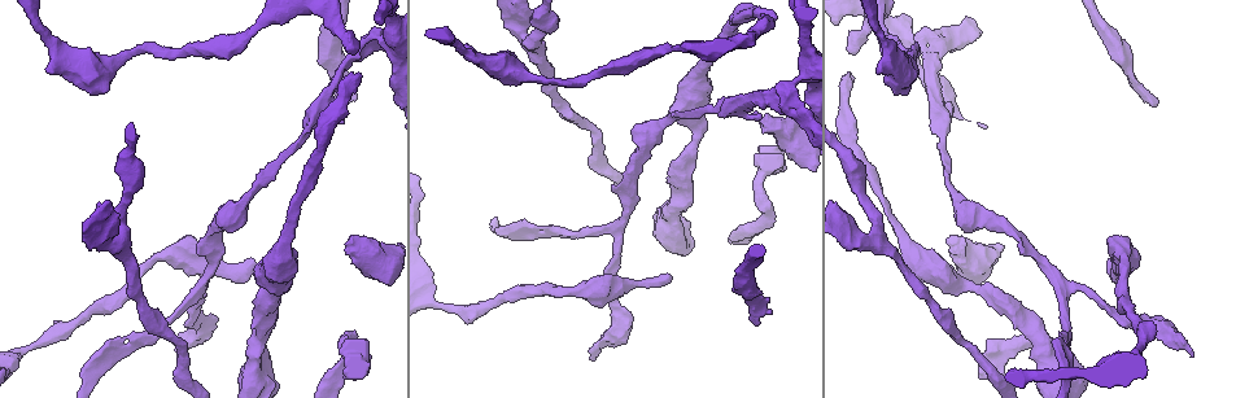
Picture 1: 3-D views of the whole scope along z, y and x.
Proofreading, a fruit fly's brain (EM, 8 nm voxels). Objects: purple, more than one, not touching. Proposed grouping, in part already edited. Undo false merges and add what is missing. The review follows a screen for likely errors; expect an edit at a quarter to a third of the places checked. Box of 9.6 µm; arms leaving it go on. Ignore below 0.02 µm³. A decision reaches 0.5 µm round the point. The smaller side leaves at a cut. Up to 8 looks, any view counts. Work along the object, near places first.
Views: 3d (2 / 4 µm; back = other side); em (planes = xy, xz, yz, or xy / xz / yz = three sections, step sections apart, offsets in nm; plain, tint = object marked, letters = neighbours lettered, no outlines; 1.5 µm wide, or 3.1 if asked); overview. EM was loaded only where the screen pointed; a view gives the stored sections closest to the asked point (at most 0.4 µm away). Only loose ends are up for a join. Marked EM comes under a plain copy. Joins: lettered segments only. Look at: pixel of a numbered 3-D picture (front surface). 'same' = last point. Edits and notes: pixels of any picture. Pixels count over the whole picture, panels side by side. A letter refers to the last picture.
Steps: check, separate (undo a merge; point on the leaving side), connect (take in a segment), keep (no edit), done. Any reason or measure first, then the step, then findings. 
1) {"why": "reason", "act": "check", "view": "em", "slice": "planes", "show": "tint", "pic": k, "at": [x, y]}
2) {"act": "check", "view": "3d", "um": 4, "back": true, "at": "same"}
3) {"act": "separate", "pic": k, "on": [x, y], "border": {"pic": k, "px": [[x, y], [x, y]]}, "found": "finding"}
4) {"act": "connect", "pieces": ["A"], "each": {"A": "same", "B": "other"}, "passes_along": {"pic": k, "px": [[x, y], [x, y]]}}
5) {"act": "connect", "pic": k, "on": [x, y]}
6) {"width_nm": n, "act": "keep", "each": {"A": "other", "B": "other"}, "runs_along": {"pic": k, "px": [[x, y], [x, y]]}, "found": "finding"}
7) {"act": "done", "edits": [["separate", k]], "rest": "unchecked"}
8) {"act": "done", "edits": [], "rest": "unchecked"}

{"why": "free end", "act": "check", "view": "em", "slice": "xz", "step": 4, "show": "letters", "pic": 1, "at": [1154, 104]}

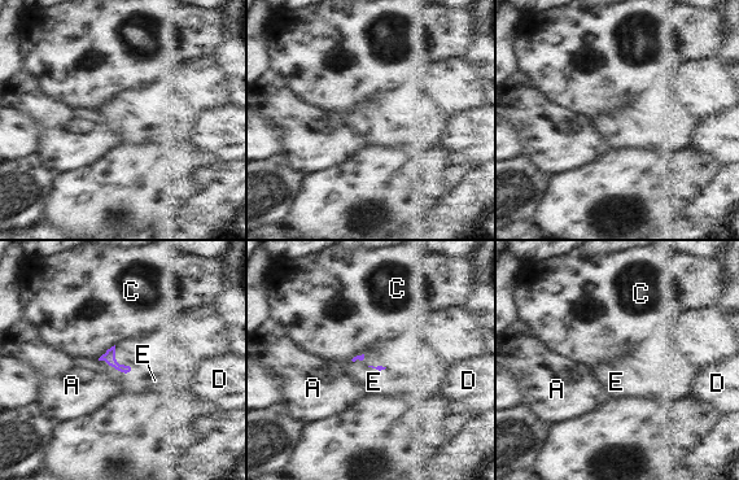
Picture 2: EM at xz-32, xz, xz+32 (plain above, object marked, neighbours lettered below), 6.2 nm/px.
{"act": "connect", "pieces": ["E"], "each": {"A": "other", "C": "other", "D": "other", "E": "same"}, "passes_along": {"pic": 2, "px": [[109, 356], [122, 372], [154, 380]]}, "found": "it goes on there"}

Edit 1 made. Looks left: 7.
{"why": "redraw", "act": "check", "view": "overview"}

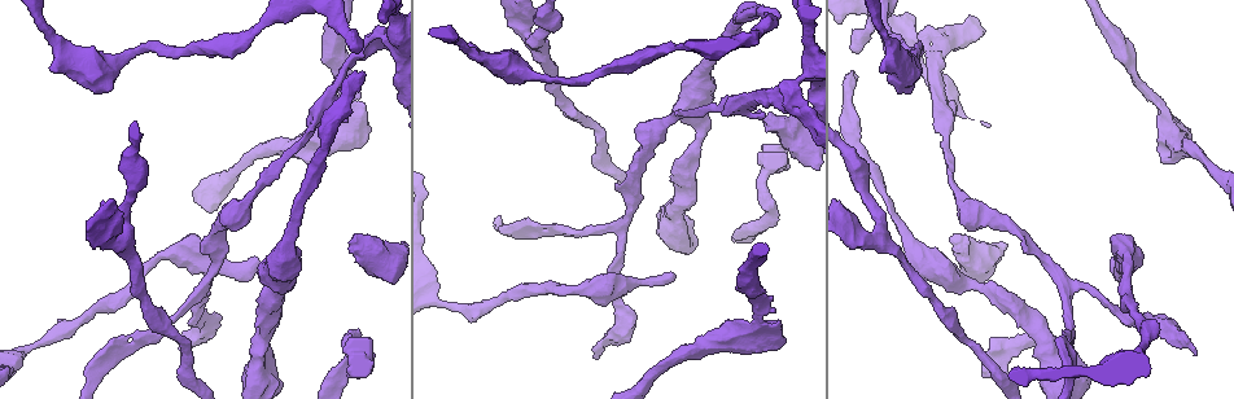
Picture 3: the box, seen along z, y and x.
{"why": "an open end", "act": "check", "view": "em", "slice": "xz", "step": 8, "show": "letters", "pic": 3, "at": [952, 240]}

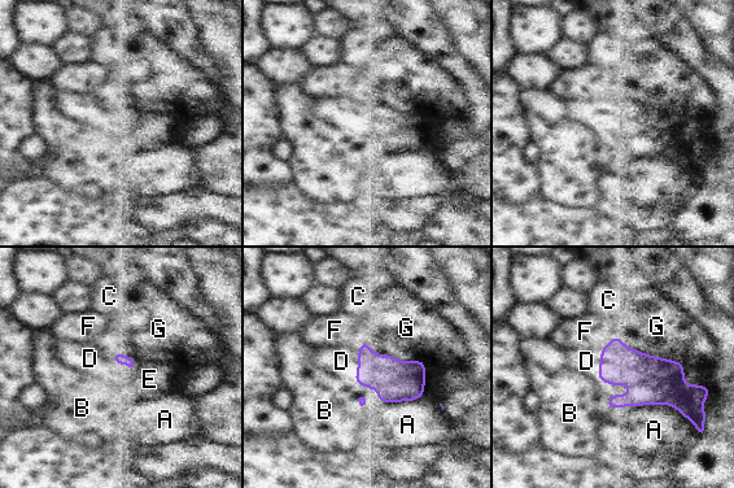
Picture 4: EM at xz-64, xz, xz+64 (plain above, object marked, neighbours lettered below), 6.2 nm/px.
{"longest_contact_nm": ["G", 480], "act": "connect", "pieces": ["D"], "each": {"A": "other", "B": "other", "C": "other", "D": "same", "E": "other", "F": "other", "G": "other"}, "passes_along": {"pic": 4, "px": [[393, 379], [357, 362], [341, 361]]}, "found": "the neuron continues"}

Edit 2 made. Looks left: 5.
{"why": "see it whole again", "act": "check", "view": "overview"}

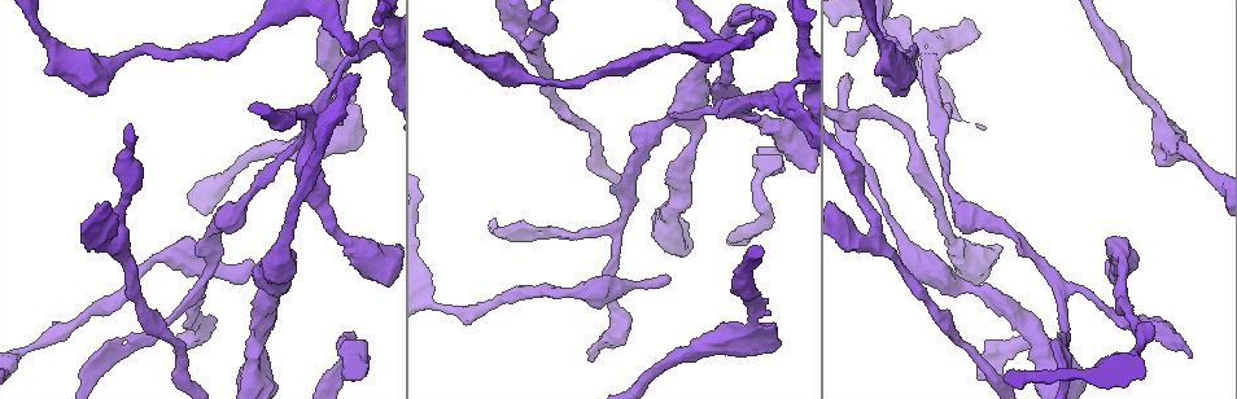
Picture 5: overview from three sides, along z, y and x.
{"why": "narrows sharply", "act": "check", "view": "3d", "um": 4, "pic": 5, "at": [764, 222]}

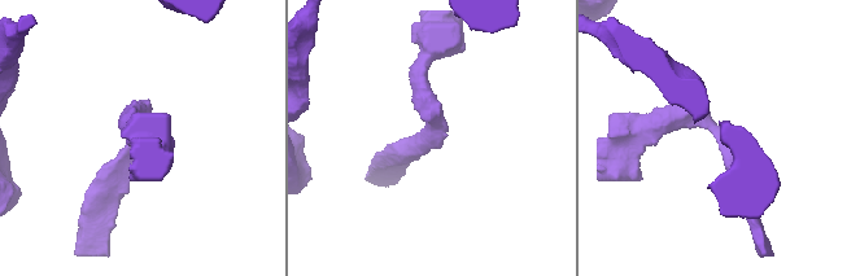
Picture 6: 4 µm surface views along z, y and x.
{"arm_widths_nm": [240, 260], "why": "shape alone is not enough", "act": "check", "view": "em", "slice": "planes", "show": "letters", "pic": 6, "at": [717, 135]}

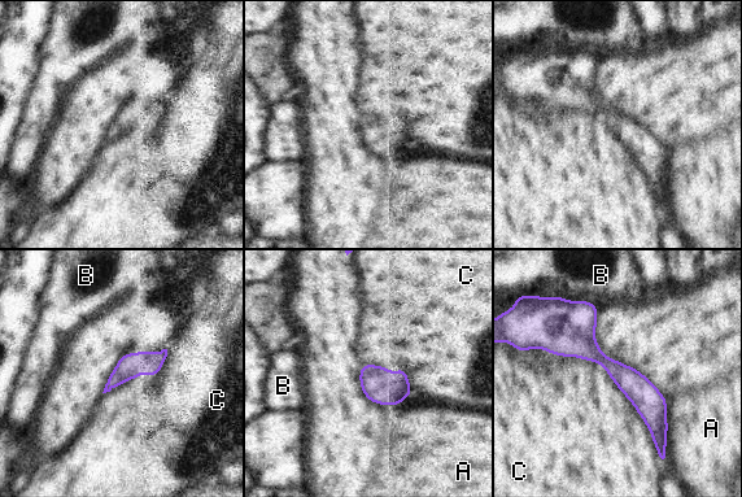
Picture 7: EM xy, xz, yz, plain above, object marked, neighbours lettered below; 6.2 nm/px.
{"act": "keep", "each": {"A": "other", "B": "other", "C": "other"}, "border": {"pic": 7, "px": [[623, 395], [642, 419], [659, 454]]}, "found": "all the same neuron"}

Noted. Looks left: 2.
{"act": "done", "edits": [["connect", 2], ["connect", 4]], "rest": "unchecked"}

